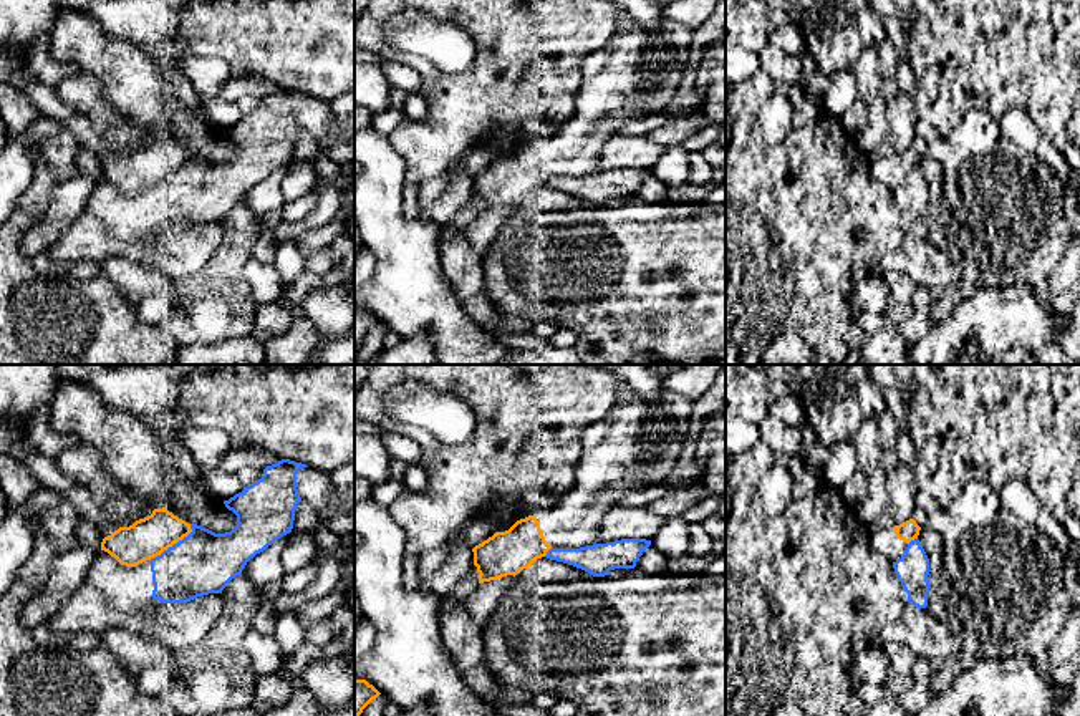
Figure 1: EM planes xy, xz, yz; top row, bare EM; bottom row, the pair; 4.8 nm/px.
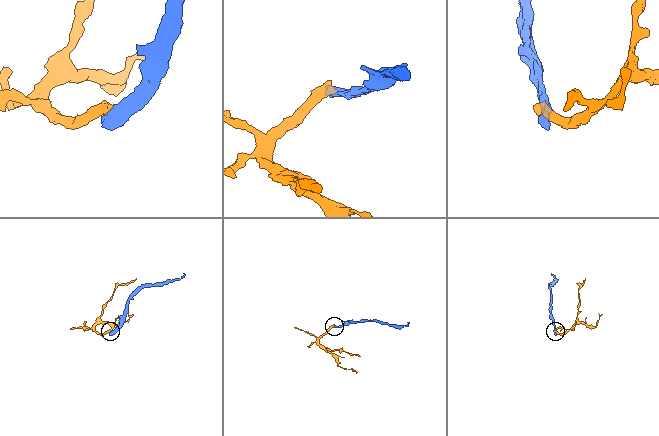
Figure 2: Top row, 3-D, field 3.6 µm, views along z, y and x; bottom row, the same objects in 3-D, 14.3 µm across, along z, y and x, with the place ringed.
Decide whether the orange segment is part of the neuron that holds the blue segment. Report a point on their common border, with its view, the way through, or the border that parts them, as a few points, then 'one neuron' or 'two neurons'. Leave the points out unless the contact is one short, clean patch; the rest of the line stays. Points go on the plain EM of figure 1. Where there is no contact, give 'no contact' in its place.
xy (174, 173) | two neurons

